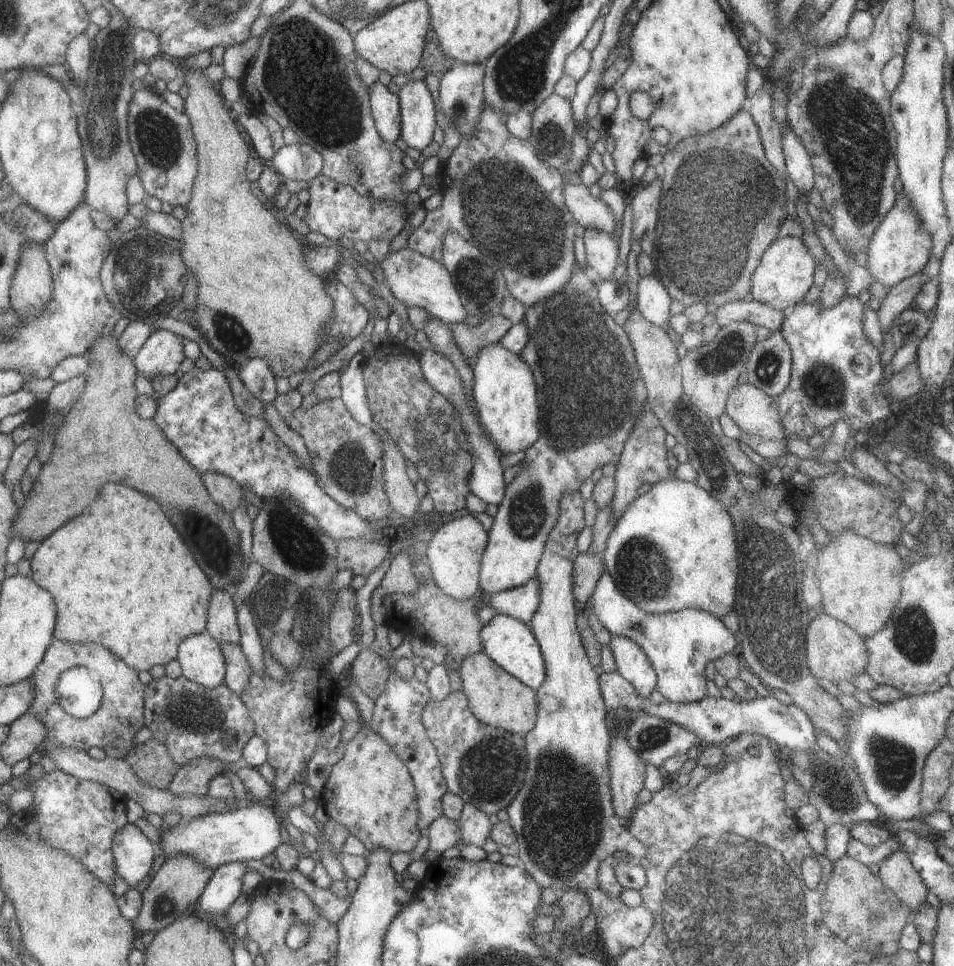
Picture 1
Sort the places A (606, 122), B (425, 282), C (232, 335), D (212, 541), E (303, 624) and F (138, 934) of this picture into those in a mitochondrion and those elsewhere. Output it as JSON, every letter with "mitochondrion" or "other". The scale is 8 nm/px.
{"A":"other","B":"other","C":"mitochondrion","D":"mitochondrion","E":"mitochondrion","F":"other"}

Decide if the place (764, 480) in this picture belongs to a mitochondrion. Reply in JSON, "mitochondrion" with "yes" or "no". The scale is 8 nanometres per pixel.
{"mitochondrion":"no"}

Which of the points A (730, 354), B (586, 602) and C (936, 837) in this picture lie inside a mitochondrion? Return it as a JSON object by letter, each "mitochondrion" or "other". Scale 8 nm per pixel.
{"A":"mitochondrion","B":"other","C":"other"}

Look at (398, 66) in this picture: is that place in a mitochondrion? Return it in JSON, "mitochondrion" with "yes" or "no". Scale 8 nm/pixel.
{"mitochondrion":"no"}

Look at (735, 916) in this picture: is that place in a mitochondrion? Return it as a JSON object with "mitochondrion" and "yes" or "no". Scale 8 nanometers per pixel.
{"mitochondrion":"yes"}

